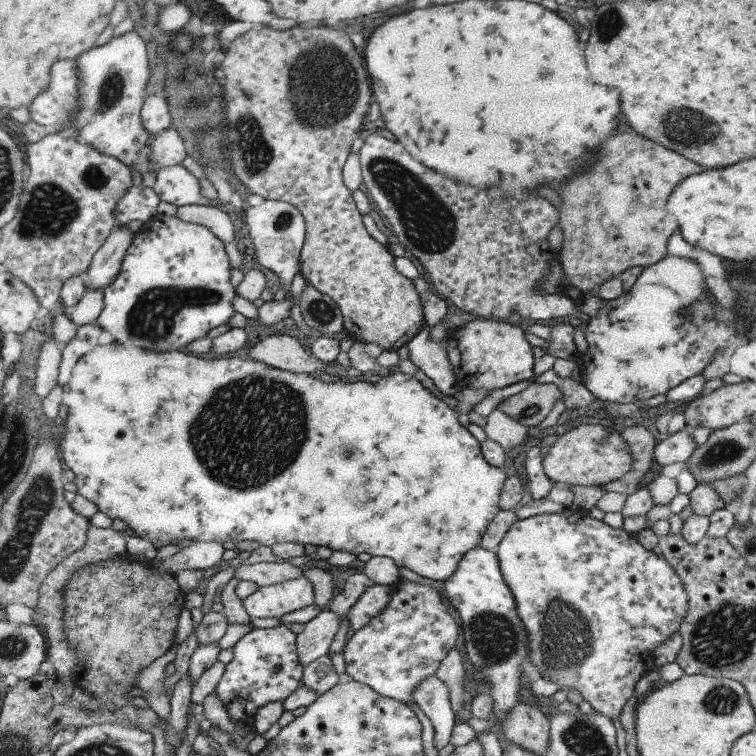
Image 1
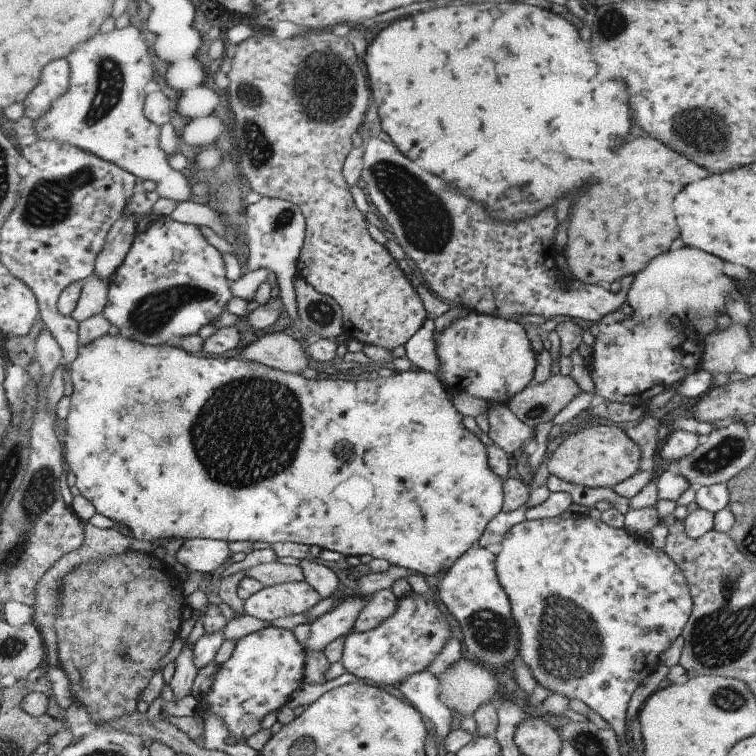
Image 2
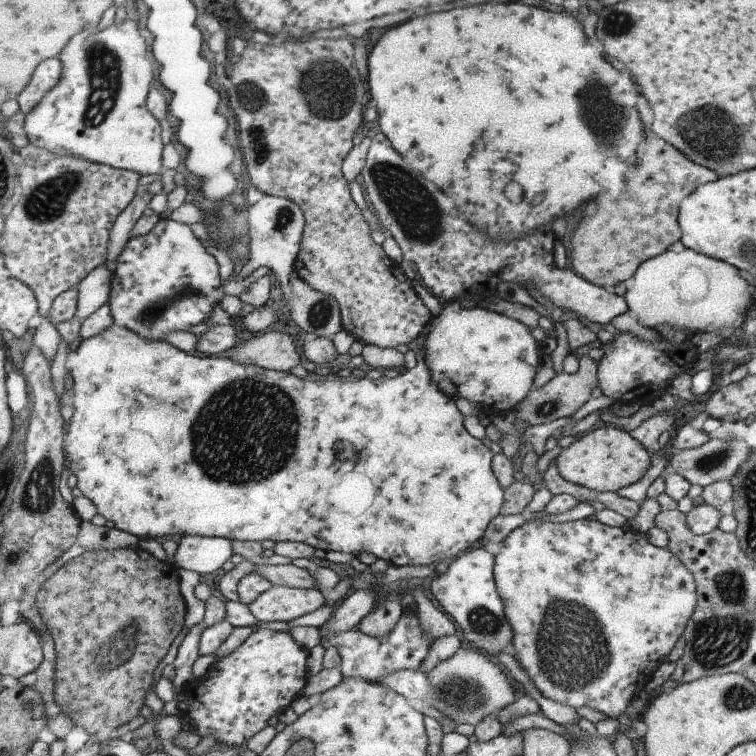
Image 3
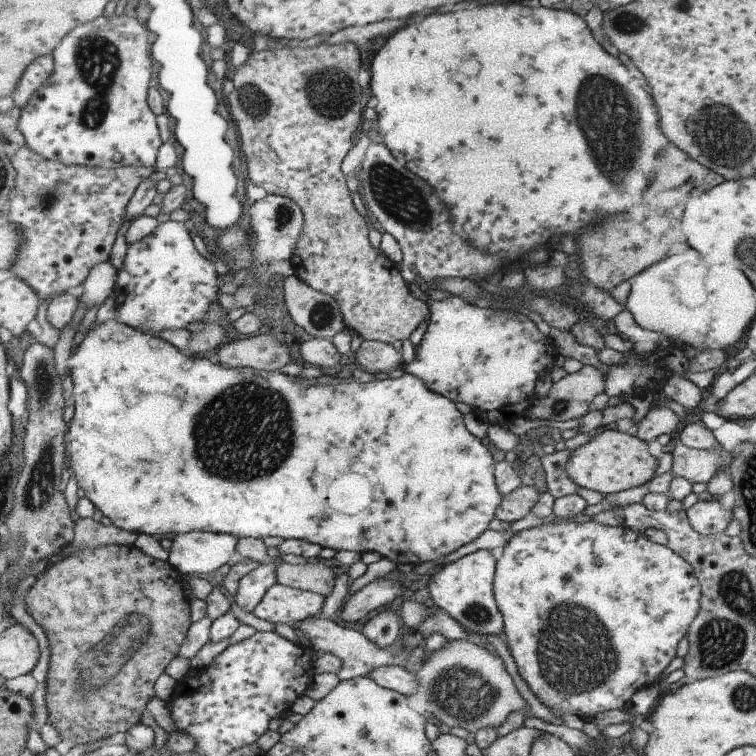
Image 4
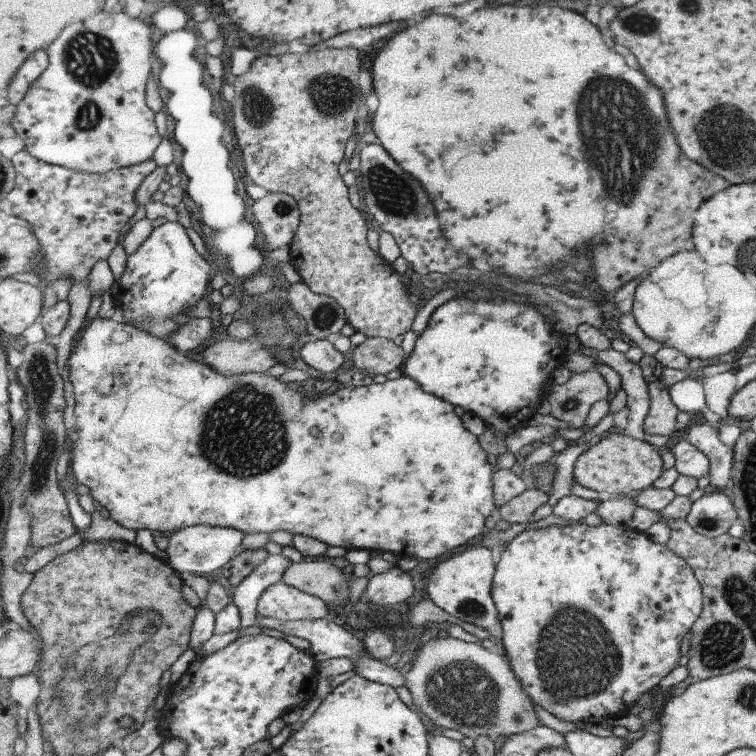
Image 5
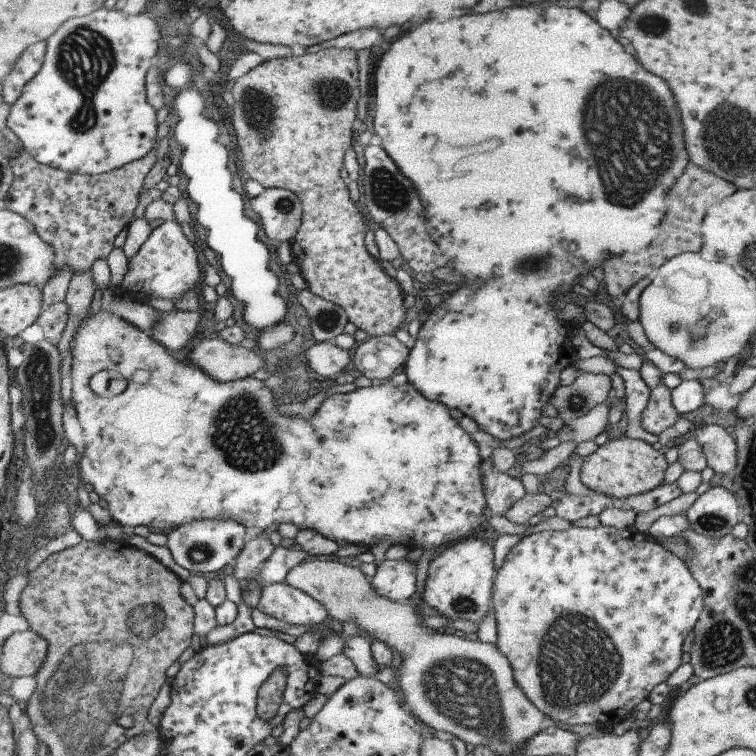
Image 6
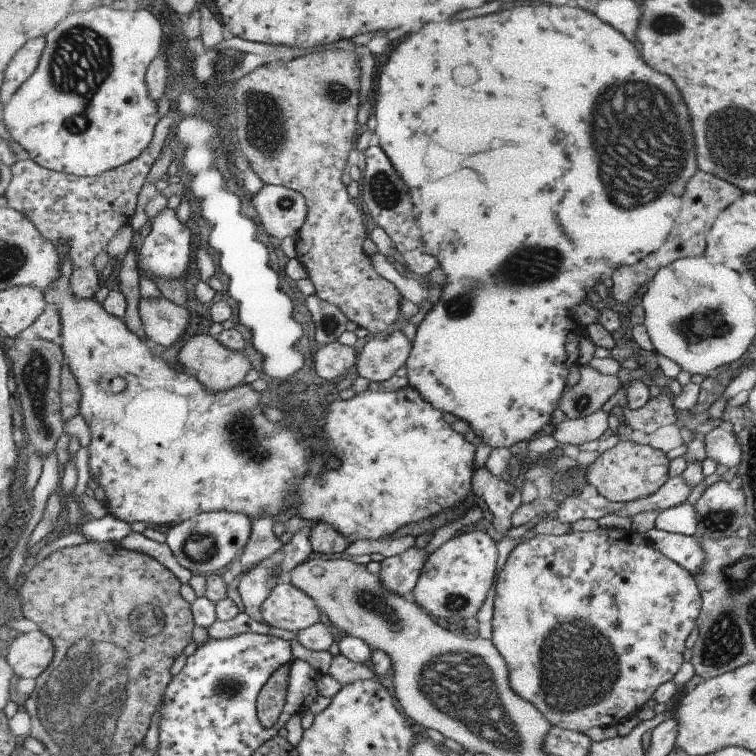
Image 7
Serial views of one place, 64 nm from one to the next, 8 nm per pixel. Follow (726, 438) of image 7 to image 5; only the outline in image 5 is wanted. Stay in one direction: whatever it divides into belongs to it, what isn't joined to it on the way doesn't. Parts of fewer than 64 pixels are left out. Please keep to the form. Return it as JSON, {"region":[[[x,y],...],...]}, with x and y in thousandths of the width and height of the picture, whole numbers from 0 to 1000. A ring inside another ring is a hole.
{"region":[[[917,556],[906,569],[909,583],[921,590],[938,611],[938,639],[946,648],[955,648],[967,631],[971,603],[962,587],[948,578],[946,562],[929,556]]]}

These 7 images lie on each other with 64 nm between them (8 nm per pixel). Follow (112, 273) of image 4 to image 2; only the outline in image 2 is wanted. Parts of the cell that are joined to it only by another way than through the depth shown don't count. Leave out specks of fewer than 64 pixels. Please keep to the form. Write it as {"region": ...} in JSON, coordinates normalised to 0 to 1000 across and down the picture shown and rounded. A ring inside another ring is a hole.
{"region":[[[126,361],[110,370],[108,388],[102,407],[94,418],[99,426],[106,429],[122,418],[136,414],[143,401],[144,382],[146,372]]]}

